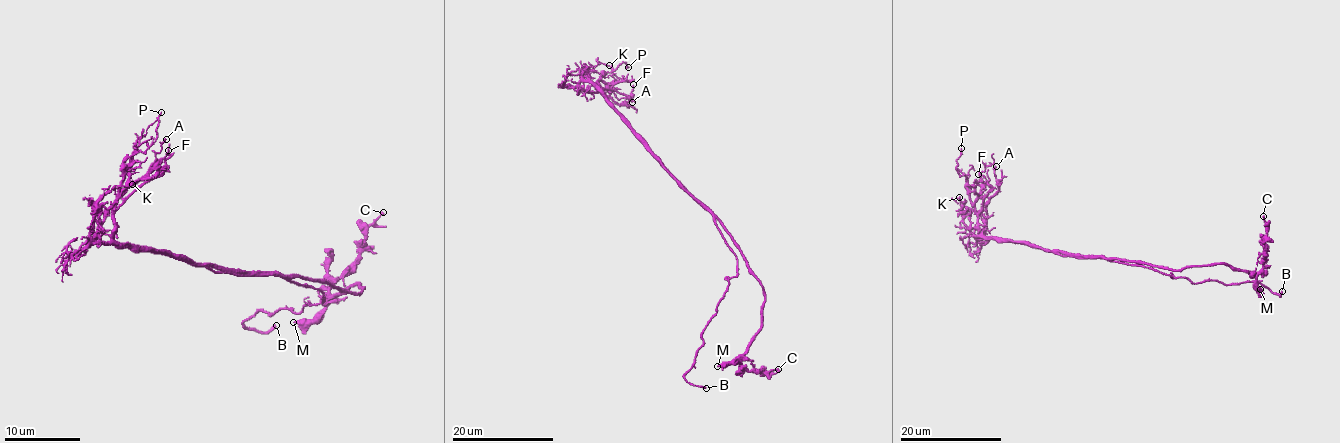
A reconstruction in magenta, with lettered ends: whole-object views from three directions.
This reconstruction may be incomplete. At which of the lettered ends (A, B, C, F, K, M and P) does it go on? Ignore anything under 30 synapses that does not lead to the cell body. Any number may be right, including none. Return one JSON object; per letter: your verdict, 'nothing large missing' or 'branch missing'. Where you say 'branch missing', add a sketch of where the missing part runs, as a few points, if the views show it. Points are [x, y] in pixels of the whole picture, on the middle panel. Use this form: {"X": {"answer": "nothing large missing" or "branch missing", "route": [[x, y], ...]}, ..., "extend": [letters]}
{"A": {"answer": "nothing large missing"}, "B": {"answer": "branch missing", "route": [[706, 388], [740, 401], [764, 401], [770, 397]]}, "C": {"answer": "nothing large missing"}, "F": {"answer": "nothing large missing"}, "K": {"answer": "nothing large missing"}, "M": {"answer": "nothing large missing"}, "P": {"answer": "nothing large missing"}, "extend": ["B"]}

